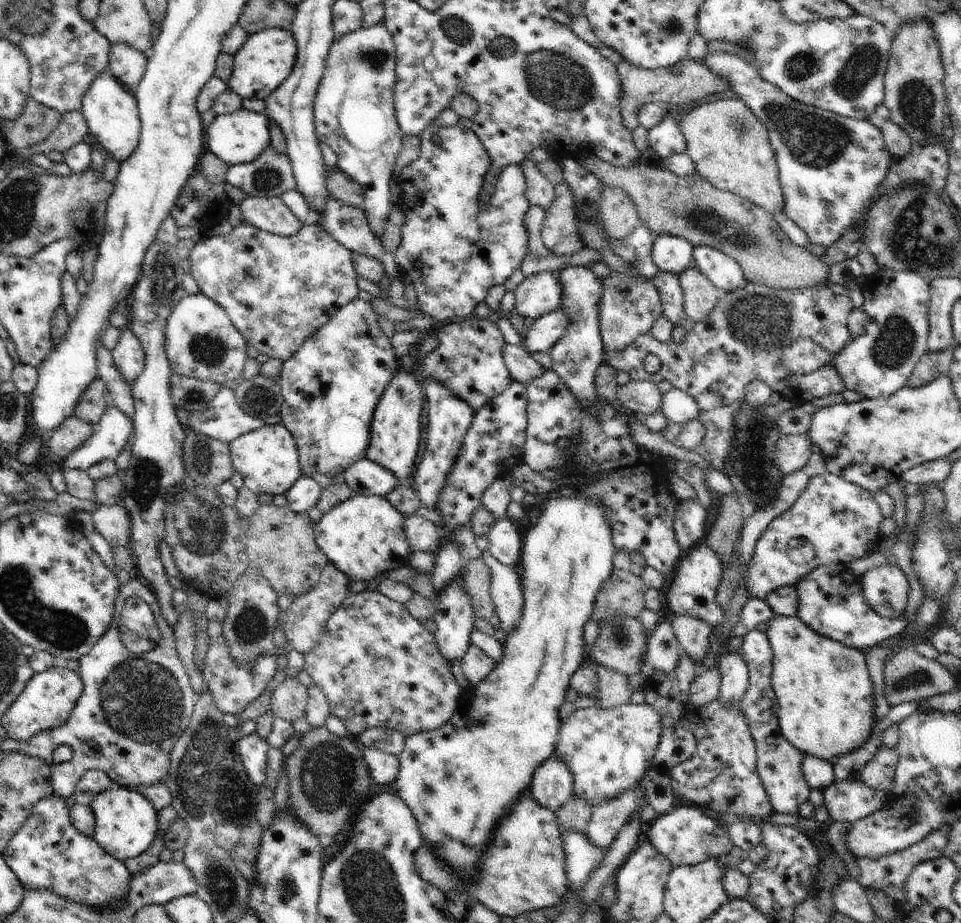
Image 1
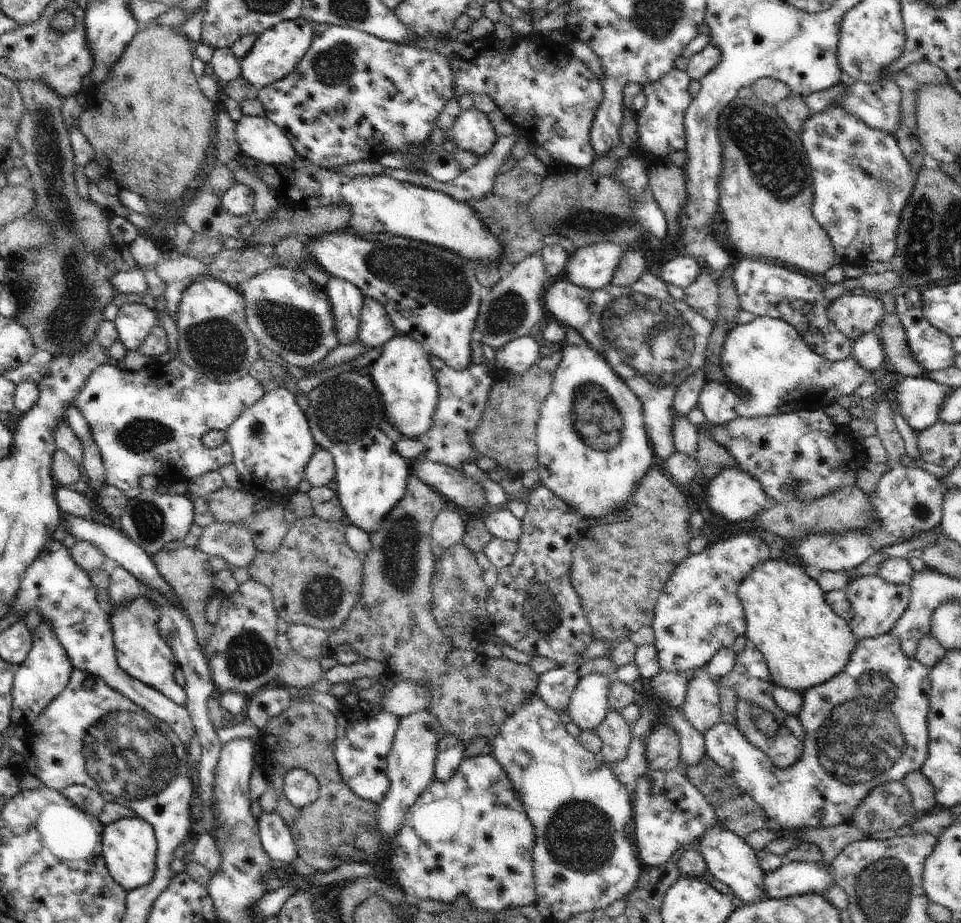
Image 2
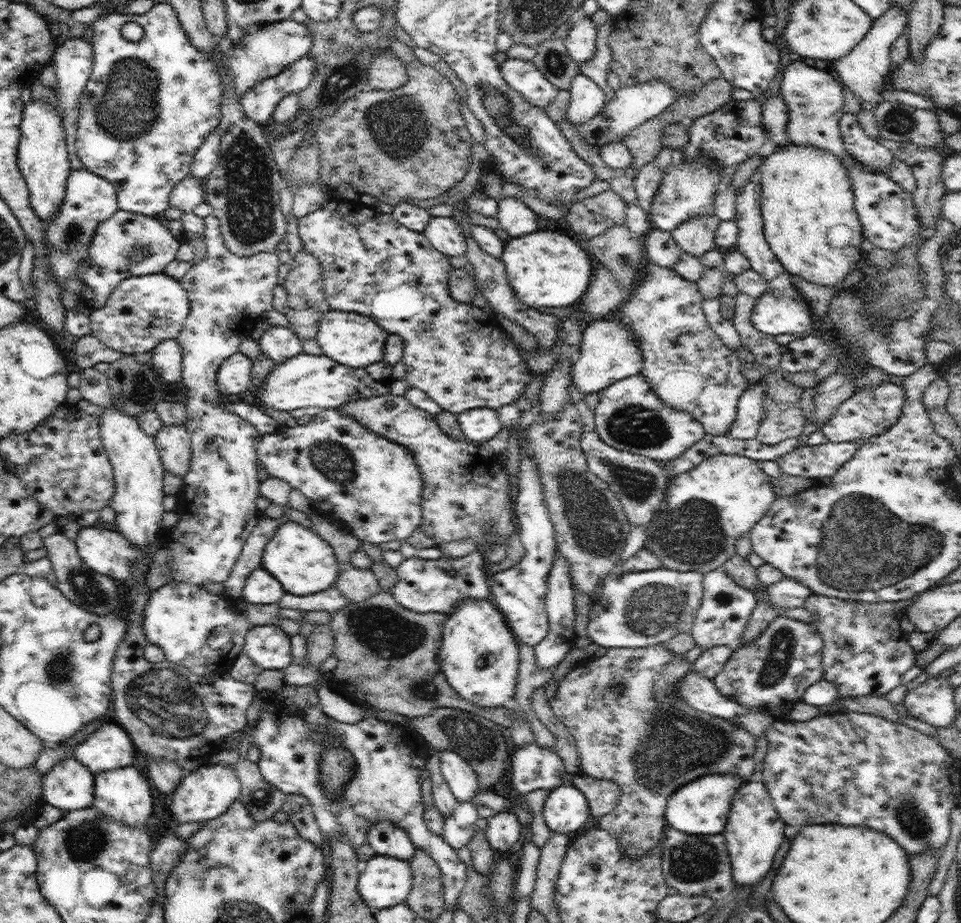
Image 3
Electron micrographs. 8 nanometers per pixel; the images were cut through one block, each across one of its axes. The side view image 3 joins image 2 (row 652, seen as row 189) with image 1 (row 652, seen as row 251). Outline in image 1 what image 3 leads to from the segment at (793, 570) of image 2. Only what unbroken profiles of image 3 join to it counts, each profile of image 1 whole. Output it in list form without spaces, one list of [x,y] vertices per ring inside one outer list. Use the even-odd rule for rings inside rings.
[[[774,615],[766,622],[773,670],[771,686],[777,701],[777,720],[782,735],[805,756],[836,762],[839,757],[860,748],[871,736],[875,726],[874,688],[863,651],[841,644],[838,640],[815,632],[799,617]]]

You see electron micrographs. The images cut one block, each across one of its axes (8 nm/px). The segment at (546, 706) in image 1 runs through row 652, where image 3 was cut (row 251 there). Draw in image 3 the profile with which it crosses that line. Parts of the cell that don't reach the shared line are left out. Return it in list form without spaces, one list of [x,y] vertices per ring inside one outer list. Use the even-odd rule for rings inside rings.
[[[538,228],[528,236],[512,238],[510,242],[504,244],[500,260],[506,264],[510,286],[514,288],[514,294],[520,298],[520,303],[524,302],[532,309],[566,307],[576,302],[588,290],[594,276],[592,268],[595,268],[595,262],[577,237]]]

